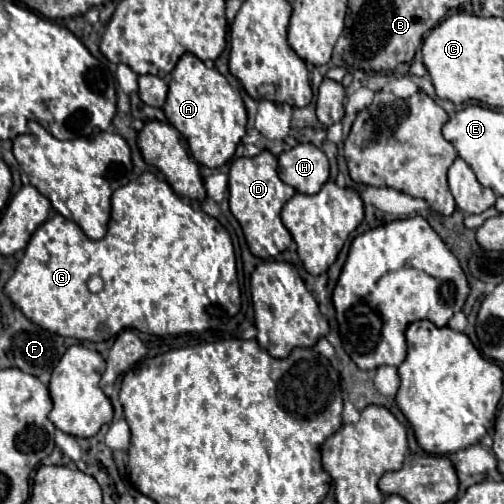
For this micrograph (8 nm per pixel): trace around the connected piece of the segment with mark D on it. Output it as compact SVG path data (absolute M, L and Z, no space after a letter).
M262 151L256 157L240 157L232 161L228 177L230 177L228 179L230 211L238 219L244 237L248 239L246 243L252 255L260 259L268 259L286 251L292 243L292 235L288 233L288 229L280 219L280 209L296 191L284 181L280 181L276 157L270 151Z

